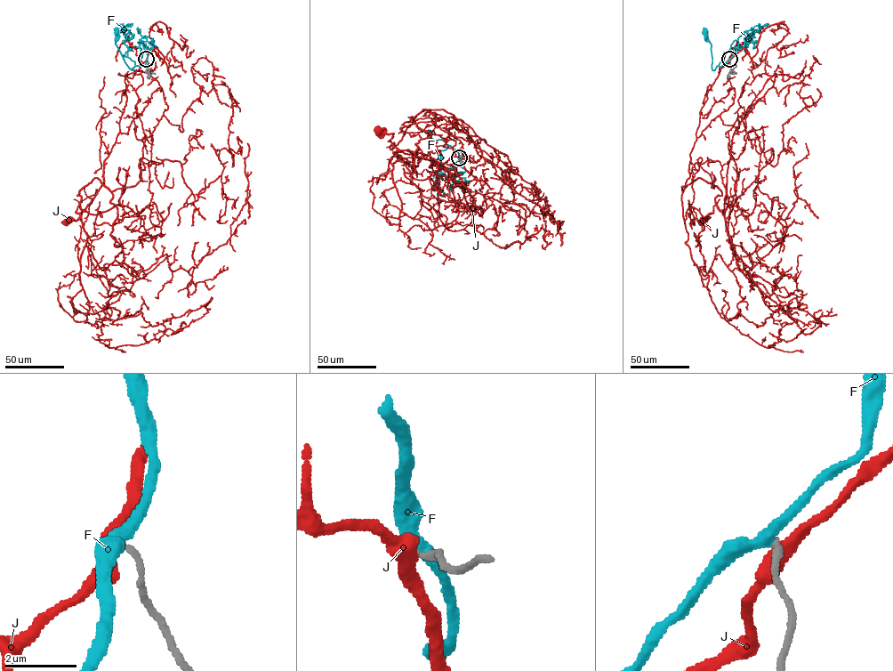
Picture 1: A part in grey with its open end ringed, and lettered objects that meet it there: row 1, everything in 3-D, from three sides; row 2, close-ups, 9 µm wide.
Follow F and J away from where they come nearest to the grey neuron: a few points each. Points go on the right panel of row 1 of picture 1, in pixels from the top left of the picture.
F: (729, 60), (721, 67), (711, 69), (711, 44), (704, 32)
J: (729, 60), (700, 112), (689, 177), (681, 187), (683, 191), (700, 178), (720, 190), (713, 212), (703, 222)

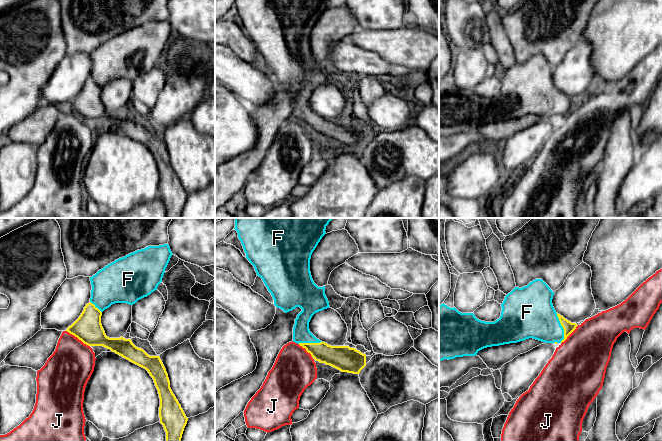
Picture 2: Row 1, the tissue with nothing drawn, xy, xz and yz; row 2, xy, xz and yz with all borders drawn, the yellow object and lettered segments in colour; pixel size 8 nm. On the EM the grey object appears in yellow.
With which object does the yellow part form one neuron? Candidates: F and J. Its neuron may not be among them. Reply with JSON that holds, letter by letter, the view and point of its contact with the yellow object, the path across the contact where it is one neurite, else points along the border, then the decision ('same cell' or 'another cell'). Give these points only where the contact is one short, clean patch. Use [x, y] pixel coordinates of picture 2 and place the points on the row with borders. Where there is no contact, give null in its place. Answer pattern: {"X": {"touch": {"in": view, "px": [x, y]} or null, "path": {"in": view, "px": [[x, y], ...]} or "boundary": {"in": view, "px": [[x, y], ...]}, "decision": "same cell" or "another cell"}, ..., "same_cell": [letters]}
{"F": {"touch": {"in": "yz", "px": [563, 328]}, "path": {"in": "yz", "px": [[568, 327], [563, 328], [549, 327], [534, 317]]}, "decision": "same cell"}, "J": {"touch": {"in": "xy", "px": [78, 338]}, "boundary": {"in": "xy", "px": [[66, 330], [89, 346]]}, "decision": "another cell"}, "same_cell": ["F"]}

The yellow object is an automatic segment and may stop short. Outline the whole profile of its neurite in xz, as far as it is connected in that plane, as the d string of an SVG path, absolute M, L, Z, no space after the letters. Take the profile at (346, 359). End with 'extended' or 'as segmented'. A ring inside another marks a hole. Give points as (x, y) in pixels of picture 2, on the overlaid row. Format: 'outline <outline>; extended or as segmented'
outline M222 218L215 222L215 245L224 241L225 237L236 230L242 243L246 258L254 266L257 276L261 277L268 291L274 299L274 305L285 313L300 307L302 311L297 315L293 327L293 342L299 344L311 354L313 359L320 363L330 365L341 372L359 374L366 366L366 355L356 348L349 346L331 346L317 339L309 330L309 322L312 316L329 308L329 302L325 295L325 286L318 287L311 276L310 259L322 237L326 234L326 226L333 218Z; extended

